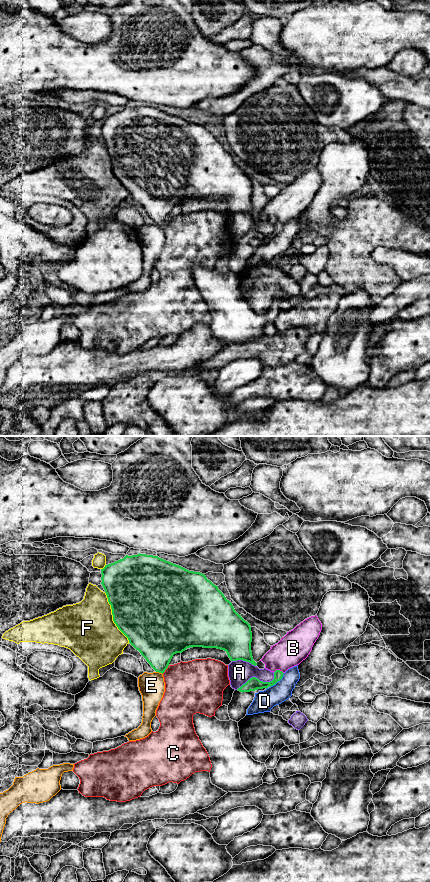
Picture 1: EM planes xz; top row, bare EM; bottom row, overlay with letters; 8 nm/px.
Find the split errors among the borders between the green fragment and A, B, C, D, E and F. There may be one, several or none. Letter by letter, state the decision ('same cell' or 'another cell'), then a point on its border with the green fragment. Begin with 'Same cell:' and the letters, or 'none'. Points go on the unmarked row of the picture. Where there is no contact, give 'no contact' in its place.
Same cell: E
A: another cell; meets green in xz at (257, 230)
B: another cell; meets green in xz at (279, 222)
C: another cell; meets green in xz at (166, 220)
D: another cell; meets green in xz at (278, 232)
E: same cell; meets green in xz at (159, 224)
F: another cell; meets green in xz at (113, 169)

